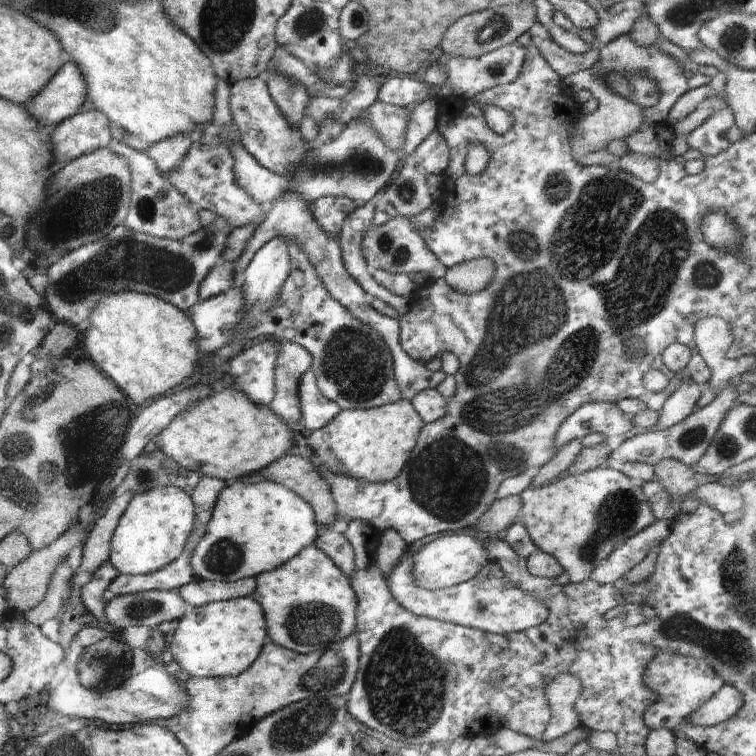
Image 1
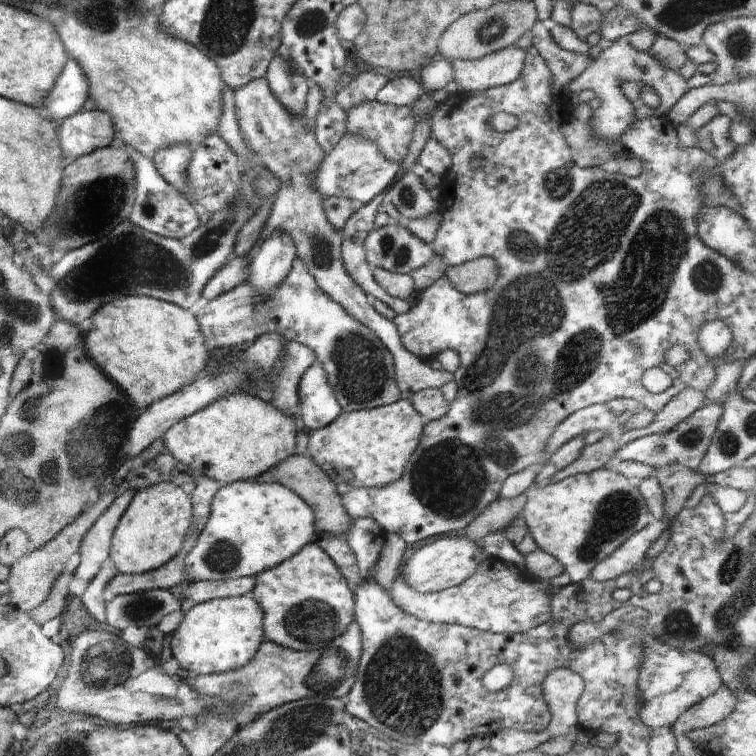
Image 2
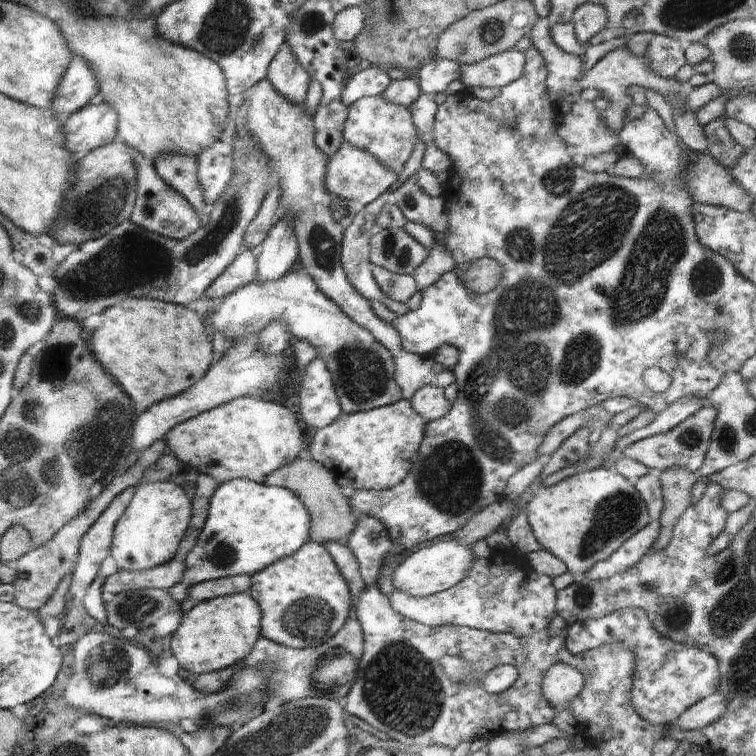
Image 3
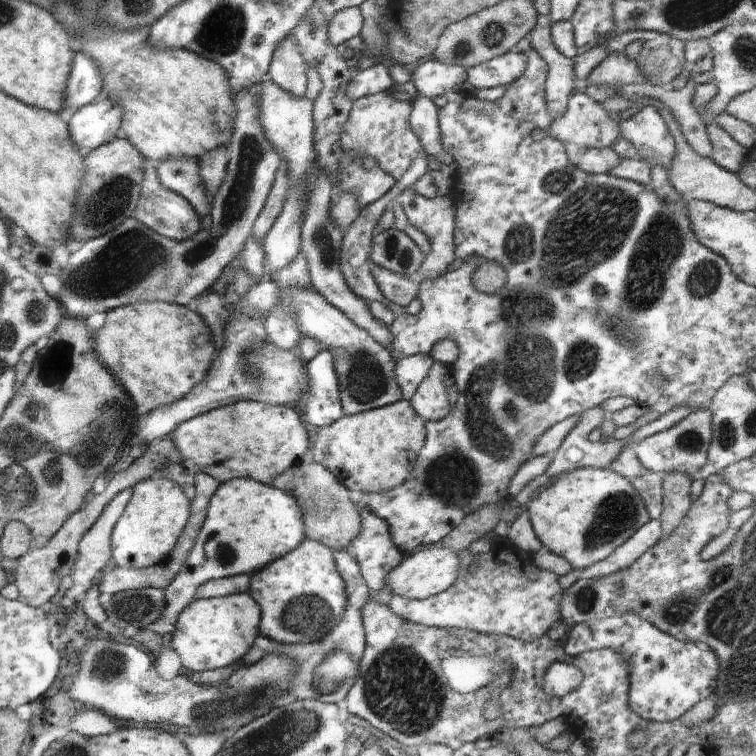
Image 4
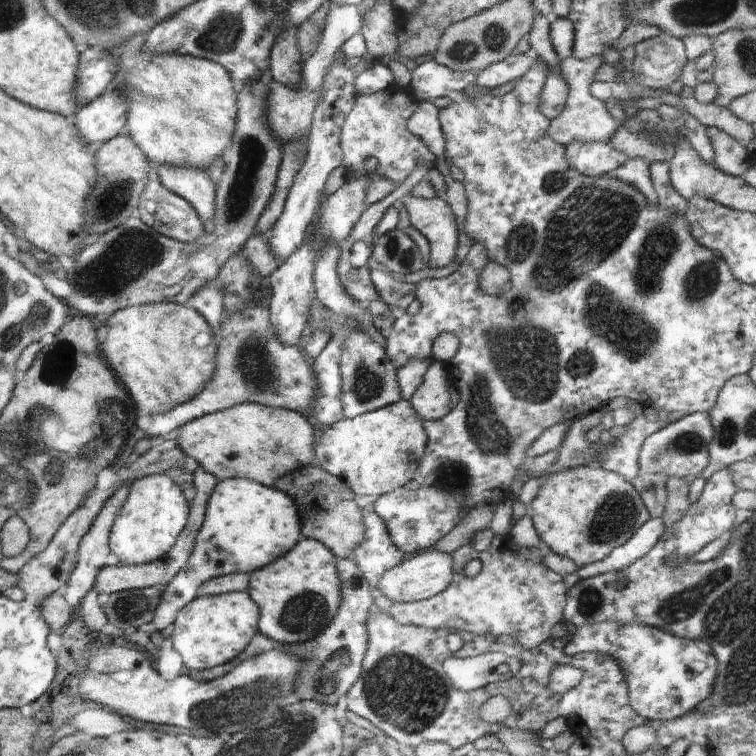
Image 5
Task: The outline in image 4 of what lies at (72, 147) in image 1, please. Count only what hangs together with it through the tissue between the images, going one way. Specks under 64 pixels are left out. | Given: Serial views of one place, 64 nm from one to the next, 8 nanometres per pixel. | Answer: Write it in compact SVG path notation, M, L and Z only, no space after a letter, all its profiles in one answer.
M110 98L81 106L73 112L70 122L67 123L69 135L81 155L86 156L89 151L93 151L96 147L119 137L122 117L123 108Z

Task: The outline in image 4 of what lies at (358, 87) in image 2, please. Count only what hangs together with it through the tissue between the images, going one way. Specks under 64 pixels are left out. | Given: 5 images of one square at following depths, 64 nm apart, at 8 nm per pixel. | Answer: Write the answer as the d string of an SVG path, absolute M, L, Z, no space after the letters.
M377 61L368 69L361 70L347 86L346 96L355 101L357 98L372 96L380 92L389 91L392 86L392 78L388 71L388 62Z

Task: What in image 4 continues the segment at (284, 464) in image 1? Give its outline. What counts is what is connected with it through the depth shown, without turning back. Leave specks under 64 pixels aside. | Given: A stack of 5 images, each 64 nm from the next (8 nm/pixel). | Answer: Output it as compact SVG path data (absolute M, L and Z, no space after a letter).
M316 462L300 463L272 479L271 484L293 496L302 510L305 536L327 546L331 551L348 551L362 530L359 506L350 501L348 490L327 468Z

